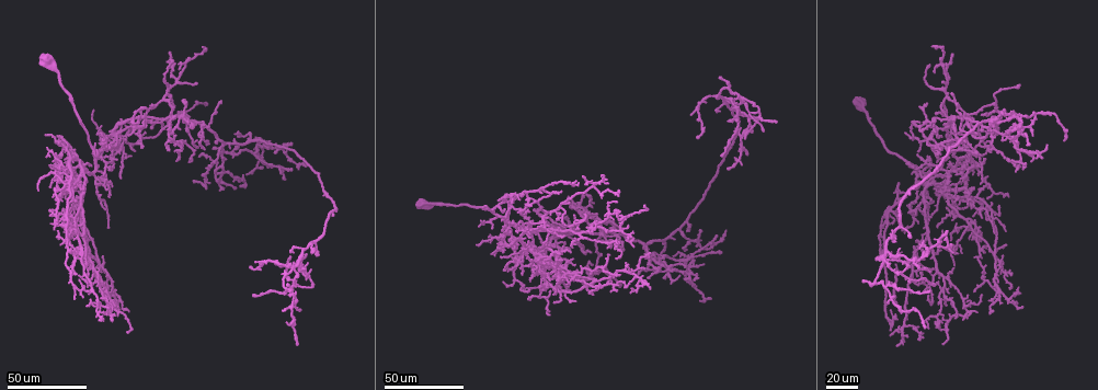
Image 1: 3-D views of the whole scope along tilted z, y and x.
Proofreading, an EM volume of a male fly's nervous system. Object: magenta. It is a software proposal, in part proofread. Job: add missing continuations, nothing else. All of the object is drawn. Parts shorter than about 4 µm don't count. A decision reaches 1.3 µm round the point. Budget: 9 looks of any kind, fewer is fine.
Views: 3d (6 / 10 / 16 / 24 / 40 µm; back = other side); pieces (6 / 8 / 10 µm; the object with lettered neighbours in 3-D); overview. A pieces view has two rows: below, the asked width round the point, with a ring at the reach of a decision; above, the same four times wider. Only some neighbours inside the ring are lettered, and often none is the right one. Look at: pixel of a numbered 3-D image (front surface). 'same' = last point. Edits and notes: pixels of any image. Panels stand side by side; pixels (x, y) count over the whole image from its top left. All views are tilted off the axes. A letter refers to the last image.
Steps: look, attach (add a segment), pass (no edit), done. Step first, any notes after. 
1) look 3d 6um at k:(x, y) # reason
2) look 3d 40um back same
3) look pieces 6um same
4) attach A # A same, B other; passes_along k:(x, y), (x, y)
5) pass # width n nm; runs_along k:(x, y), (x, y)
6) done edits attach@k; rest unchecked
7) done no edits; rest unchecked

look 3d 40um at 1:(569, 250) # free end

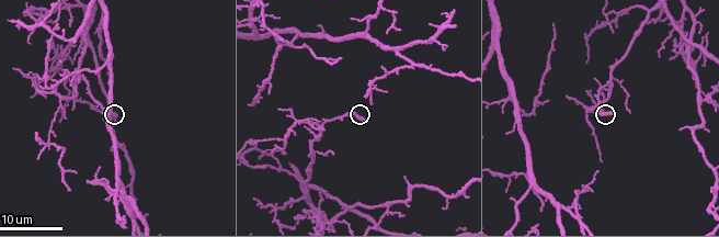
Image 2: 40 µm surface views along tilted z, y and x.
look pieces 6um at 2:(364, 122)

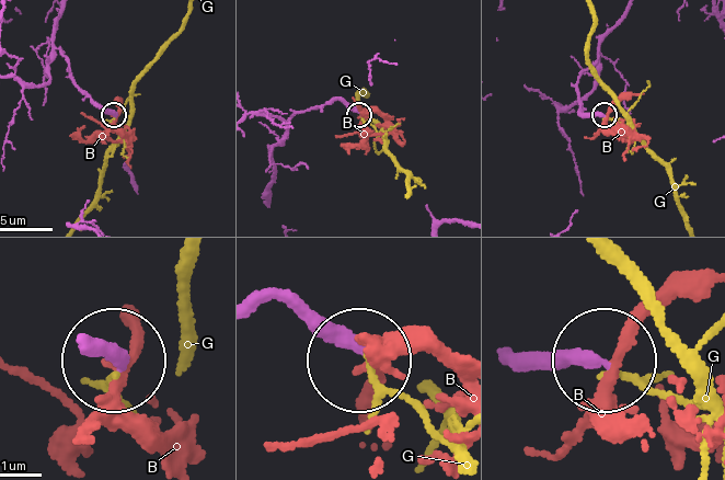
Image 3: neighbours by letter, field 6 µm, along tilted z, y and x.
pass # B other, G other; runs_along 3:(628, 10), (578, 81), (580, 112), (602, 113); no lettered segment goes on from it

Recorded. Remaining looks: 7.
look 3d 24um at 1:(135, 149) # branch stops here

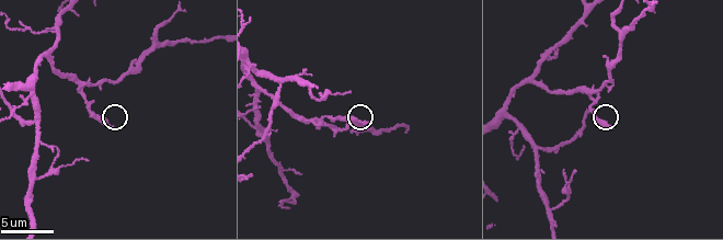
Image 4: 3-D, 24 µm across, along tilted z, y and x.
look pieces 8um at 4:(364, 122)

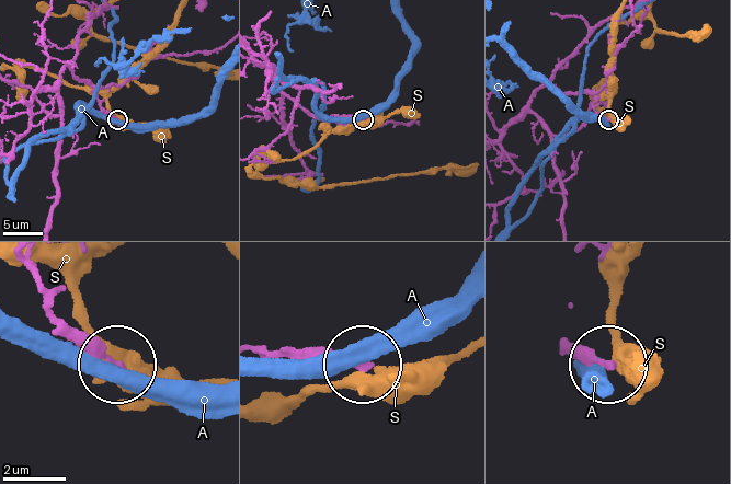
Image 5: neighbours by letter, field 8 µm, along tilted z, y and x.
pass # width 200 nm; A other, S other; no lettered segment goes on from it

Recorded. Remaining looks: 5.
look 3d 24um at 1:(996, 119) # free end

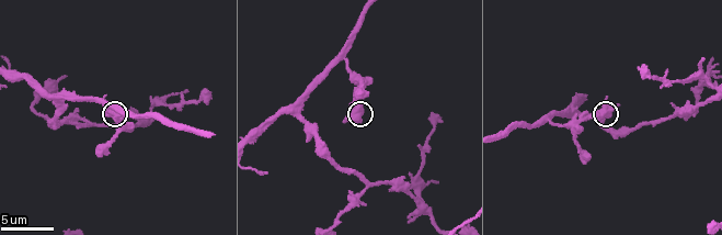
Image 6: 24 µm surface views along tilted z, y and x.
look pieces 6um at 6:(604, 100)

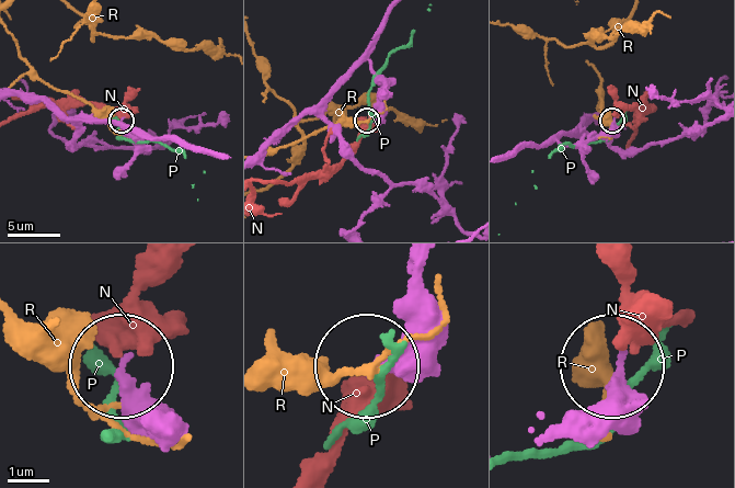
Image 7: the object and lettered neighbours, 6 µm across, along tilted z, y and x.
pass # N other, P other, R other; no lettered segment goes on from it

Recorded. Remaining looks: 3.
look 3d 24um at 1:(744, 138) # thin end

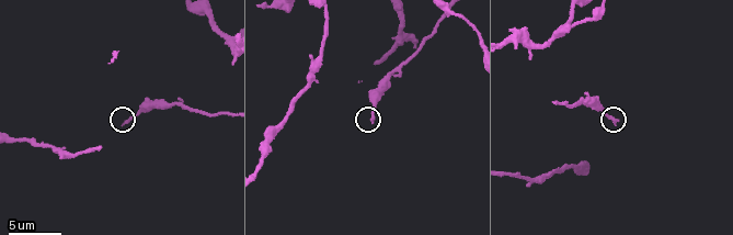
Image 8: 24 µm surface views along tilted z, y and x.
look pieces 10um at 8:(617, 120) # see the neighbours

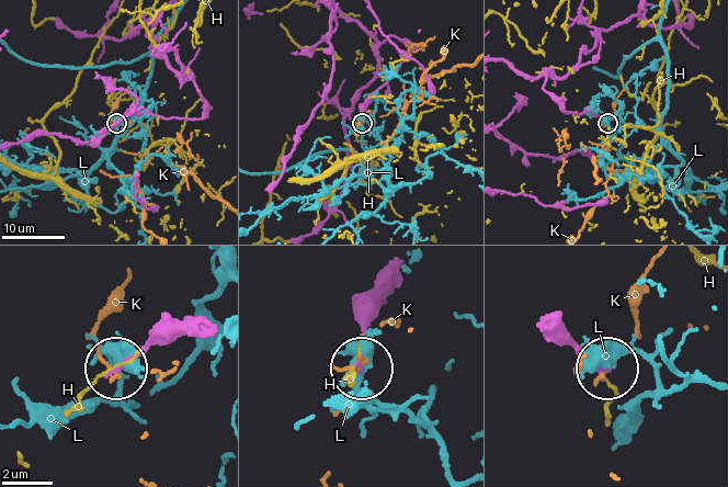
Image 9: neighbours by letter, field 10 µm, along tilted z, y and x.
pass # width 190 nm; H other, K other, L other; none of them fits

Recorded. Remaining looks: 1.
done no edits; rest unchecked

